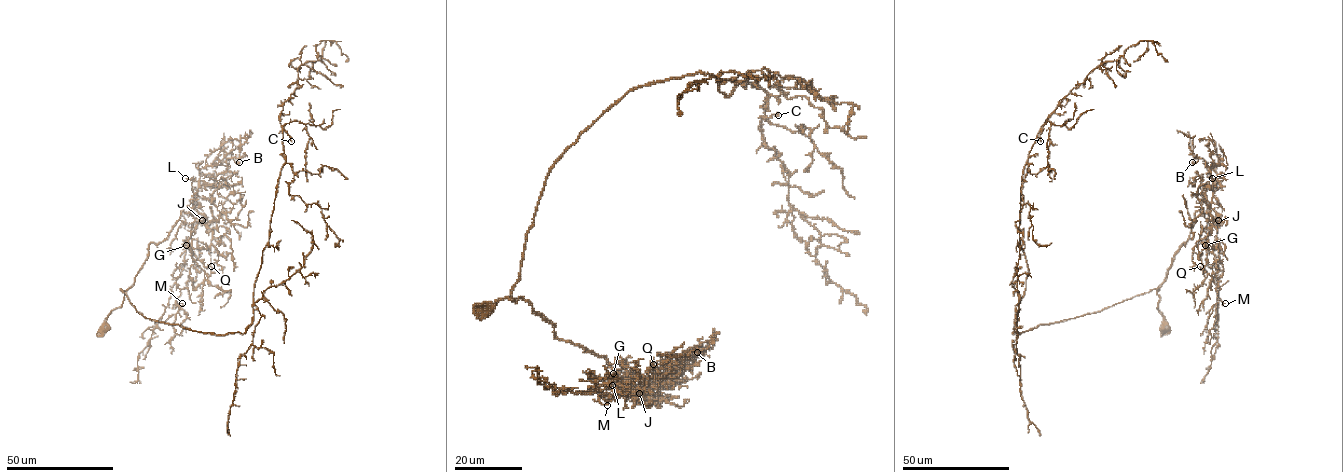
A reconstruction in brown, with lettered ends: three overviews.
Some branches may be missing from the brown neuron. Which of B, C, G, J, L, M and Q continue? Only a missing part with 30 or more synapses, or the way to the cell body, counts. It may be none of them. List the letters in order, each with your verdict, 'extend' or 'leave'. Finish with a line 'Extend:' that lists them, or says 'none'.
B: leave
C: leave
G: leave
J: leave
L: leave
M: leave
Q: leave
Extend: none

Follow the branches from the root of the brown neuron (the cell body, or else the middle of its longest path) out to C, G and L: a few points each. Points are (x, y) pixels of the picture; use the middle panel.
C: (486, 308), (520, 298), (549, 169), (629, 91), (703, 71), (726, 97), (758, 86), (778, 115)
G: (486, 308), (523, 298), (556, 337), (604, 356), (632, 390), (621, 391), (613, 373)
L: (486, 308), (503, 298), (516, 303), (523, 298), (553, 325), (556, 337), (604, 356), (633, 388), (612, 385)

